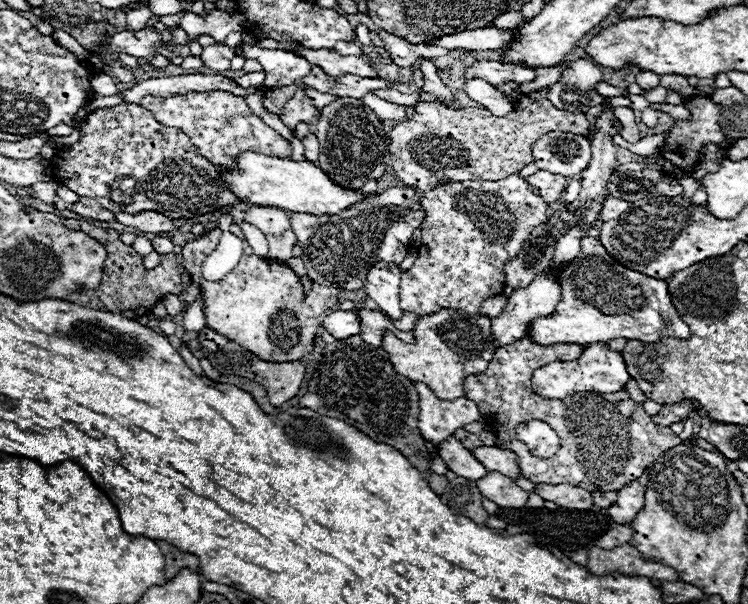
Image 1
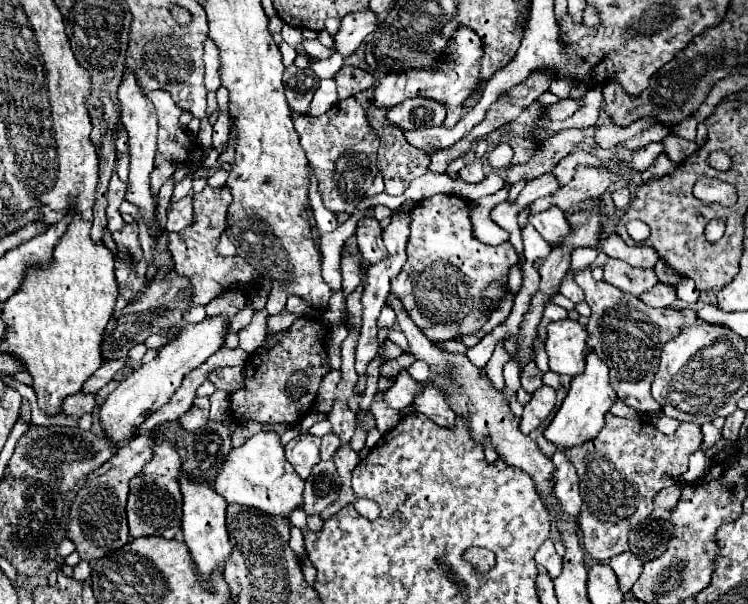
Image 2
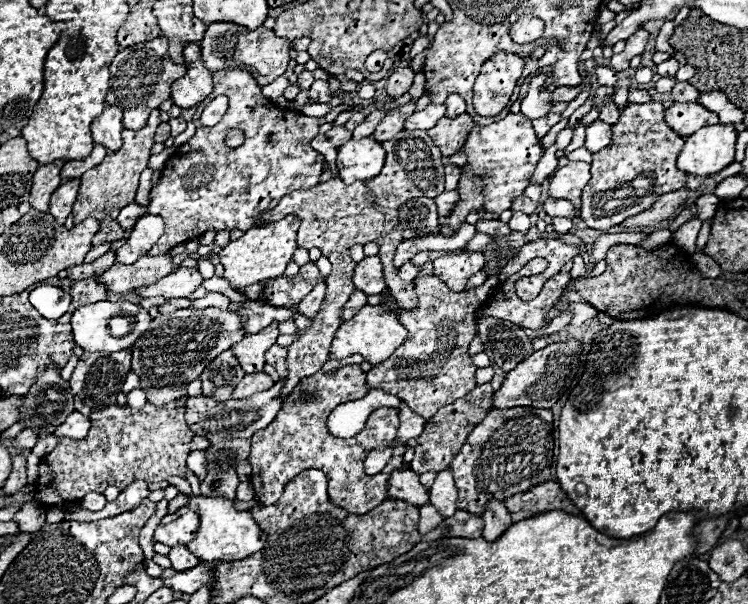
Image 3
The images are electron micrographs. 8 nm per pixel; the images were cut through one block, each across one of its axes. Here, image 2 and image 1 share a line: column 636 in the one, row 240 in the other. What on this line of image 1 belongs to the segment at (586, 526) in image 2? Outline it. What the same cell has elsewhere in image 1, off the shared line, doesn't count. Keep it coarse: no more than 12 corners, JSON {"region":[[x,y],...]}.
{"region":[[520,174],[420,204],[402,310],[478,314],[548,204]]}

